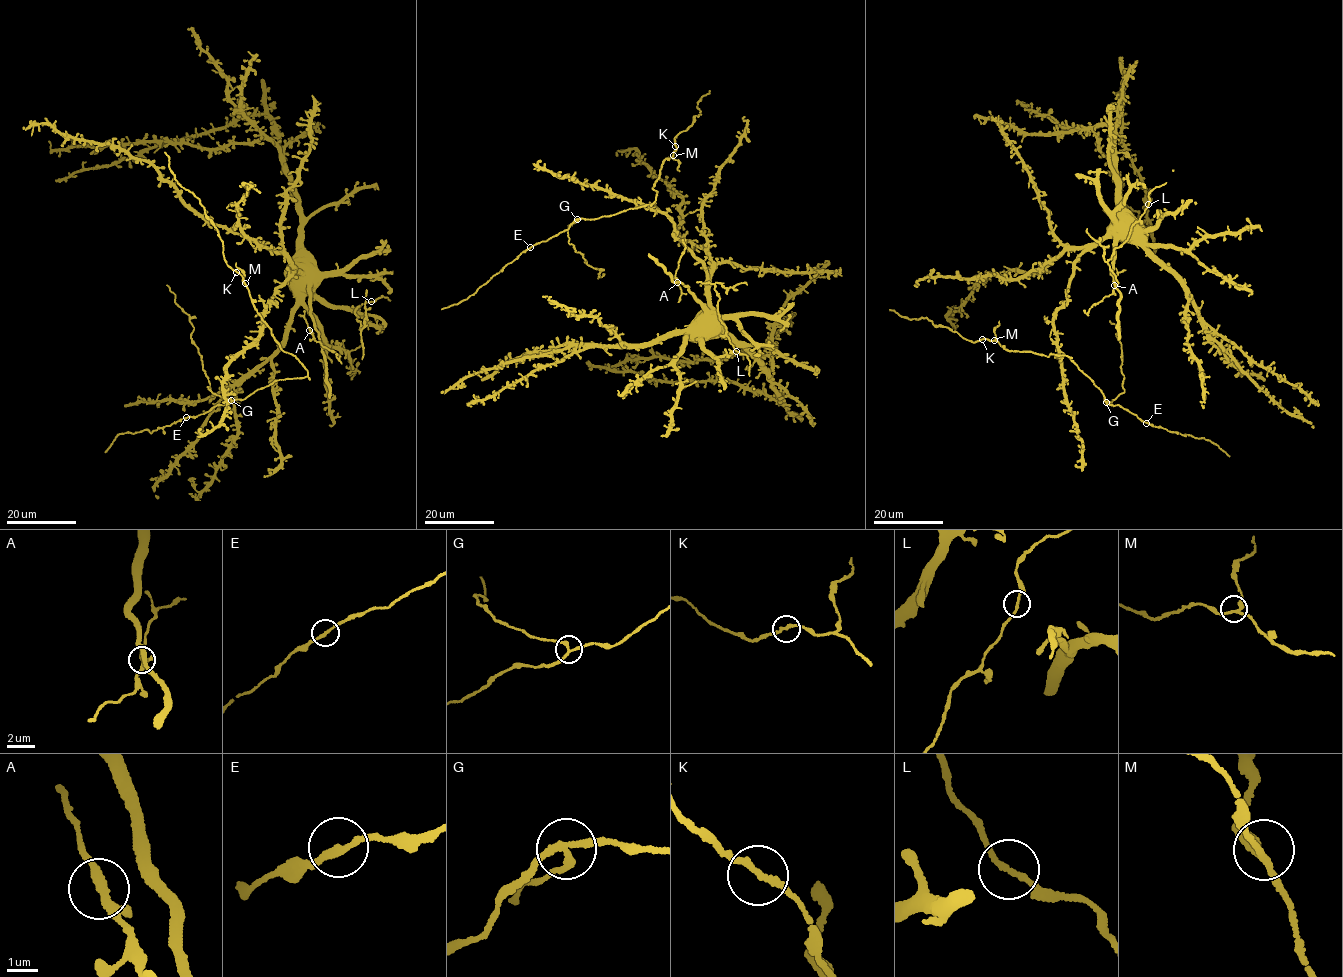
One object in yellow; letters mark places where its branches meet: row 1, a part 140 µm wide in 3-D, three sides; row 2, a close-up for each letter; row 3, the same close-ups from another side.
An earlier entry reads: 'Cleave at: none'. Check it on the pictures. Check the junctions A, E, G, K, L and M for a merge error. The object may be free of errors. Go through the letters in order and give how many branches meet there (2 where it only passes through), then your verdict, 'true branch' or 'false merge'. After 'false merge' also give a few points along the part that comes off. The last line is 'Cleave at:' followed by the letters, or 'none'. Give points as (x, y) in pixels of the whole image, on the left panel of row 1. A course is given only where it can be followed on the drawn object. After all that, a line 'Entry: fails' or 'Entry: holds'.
A: 3 branches meet; true branch
E: 2 branches meet; true branch
G: 3 branches meet; false merge; foreign part runs (232, 401), (208, 387), (198, 347), (191, 338), (193, 328), (189, 315), (175, 302), (166, 285)
K: 2 branches meet; true branch
L: 2 branches meet; true branch
M: 3 branches meet; true branch
Cleave at: G
Entry: fails

